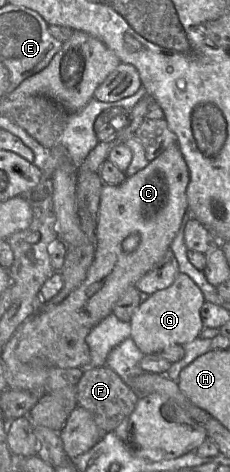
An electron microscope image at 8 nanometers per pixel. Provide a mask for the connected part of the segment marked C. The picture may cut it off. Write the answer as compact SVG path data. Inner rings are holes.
M173 144L161 155L119 185L105 185L101 191L99 217L96 230L96 248L94 259L84 281L73 290L62 302L56 305L45 305L31 318L25 321L23 335L16 348L16 357L20 362L32 367L56 366L60 368L85 369L91 365L90 349L85 342L88 333L113 313L113 309L122 295L147 272L149 272L171 247L185 215L188 212L187 187L190 173L184 156L178 145ZM137 234L140 244L133 252L123 250L124 240Z

